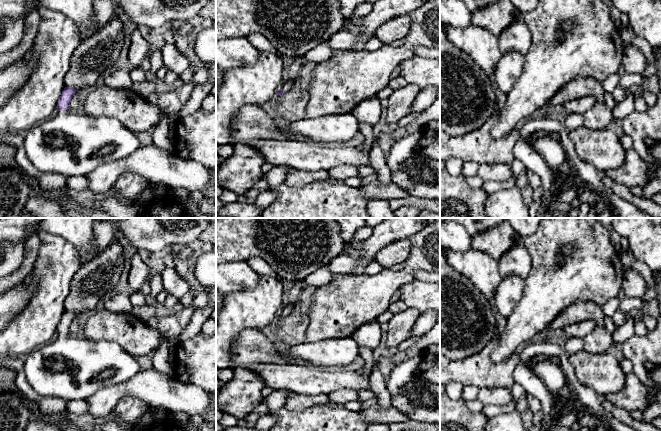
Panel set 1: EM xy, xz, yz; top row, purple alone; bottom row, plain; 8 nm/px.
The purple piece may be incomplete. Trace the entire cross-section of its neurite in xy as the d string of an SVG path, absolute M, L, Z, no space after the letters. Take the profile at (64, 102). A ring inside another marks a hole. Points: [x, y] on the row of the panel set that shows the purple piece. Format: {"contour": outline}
{"contour": "M65 87L57 104L57 112L24 133L23 148L28 159L40 172L57 173L65 179L71 176L86 176L100 165L117 161L135 152L140 141L136 134L125 128L117 119L91 117L70 109L75 88ZM57 136L66 140L61 148L53 148L50 141Z"}

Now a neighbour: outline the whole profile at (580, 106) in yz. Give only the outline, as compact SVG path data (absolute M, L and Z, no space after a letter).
M592 96L572 100L563 105L566 112L584 115L594 104L596 100Z

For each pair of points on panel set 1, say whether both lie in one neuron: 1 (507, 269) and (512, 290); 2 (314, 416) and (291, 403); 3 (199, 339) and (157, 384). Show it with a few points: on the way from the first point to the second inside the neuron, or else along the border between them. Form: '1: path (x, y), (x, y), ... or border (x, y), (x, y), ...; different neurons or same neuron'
1: border (502, 277), (517, 275), (524, 280); different neurons
2: border (325, 403), (304, 409), (284, 406); different neurons
3: border (175, 377), (181, 382), (192, 383), (197, 386); different neurons

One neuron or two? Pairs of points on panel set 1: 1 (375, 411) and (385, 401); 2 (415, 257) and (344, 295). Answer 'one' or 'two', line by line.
1: two
2: one

